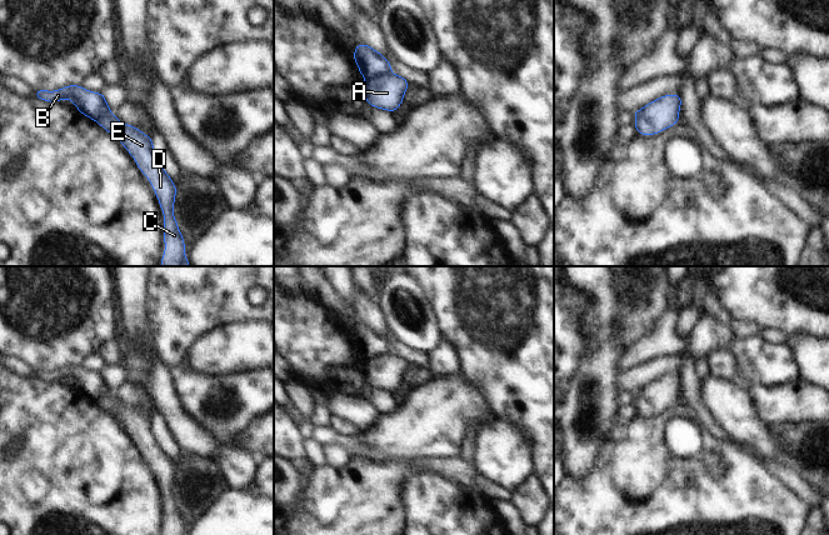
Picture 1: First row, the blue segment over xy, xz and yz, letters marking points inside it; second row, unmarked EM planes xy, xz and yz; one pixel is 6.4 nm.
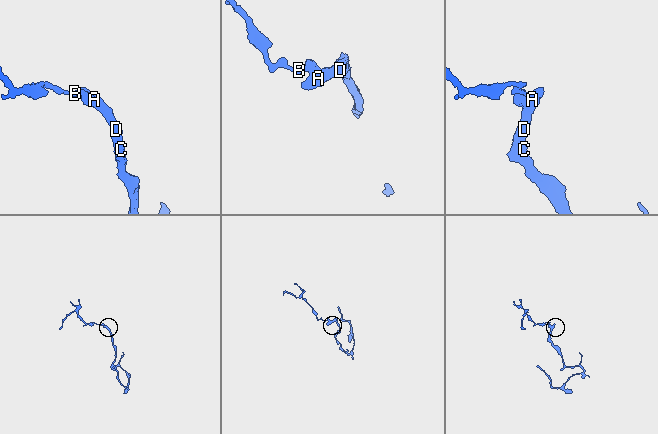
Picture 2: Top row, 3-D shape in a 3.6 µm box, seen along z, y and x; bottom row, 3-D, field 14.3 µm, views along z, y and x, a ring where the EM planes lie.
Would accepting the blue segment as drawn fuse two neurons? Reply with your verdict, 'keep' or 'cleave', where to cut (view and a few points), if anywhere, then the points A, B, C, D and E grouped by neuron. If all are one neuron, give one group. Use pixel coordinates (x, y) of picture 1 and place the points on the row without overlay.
cleave | xz (390, 350), (366, 359) | A C D E / B

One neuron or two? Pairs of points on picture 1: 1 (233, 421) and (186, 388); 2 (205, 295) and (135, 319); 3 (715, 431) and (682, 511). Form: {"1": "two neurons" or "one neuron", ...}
{"1": "one neuron", "2": "two neurons", "3": "two neurons"}

